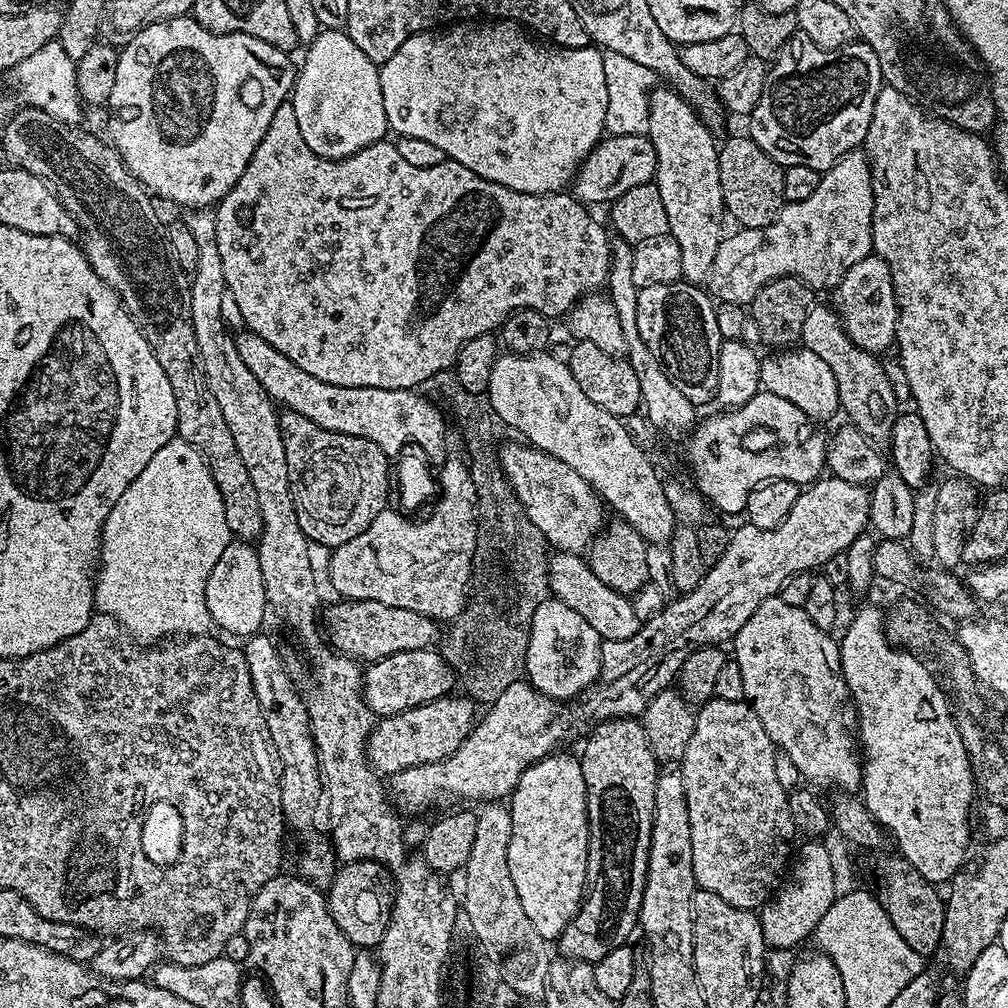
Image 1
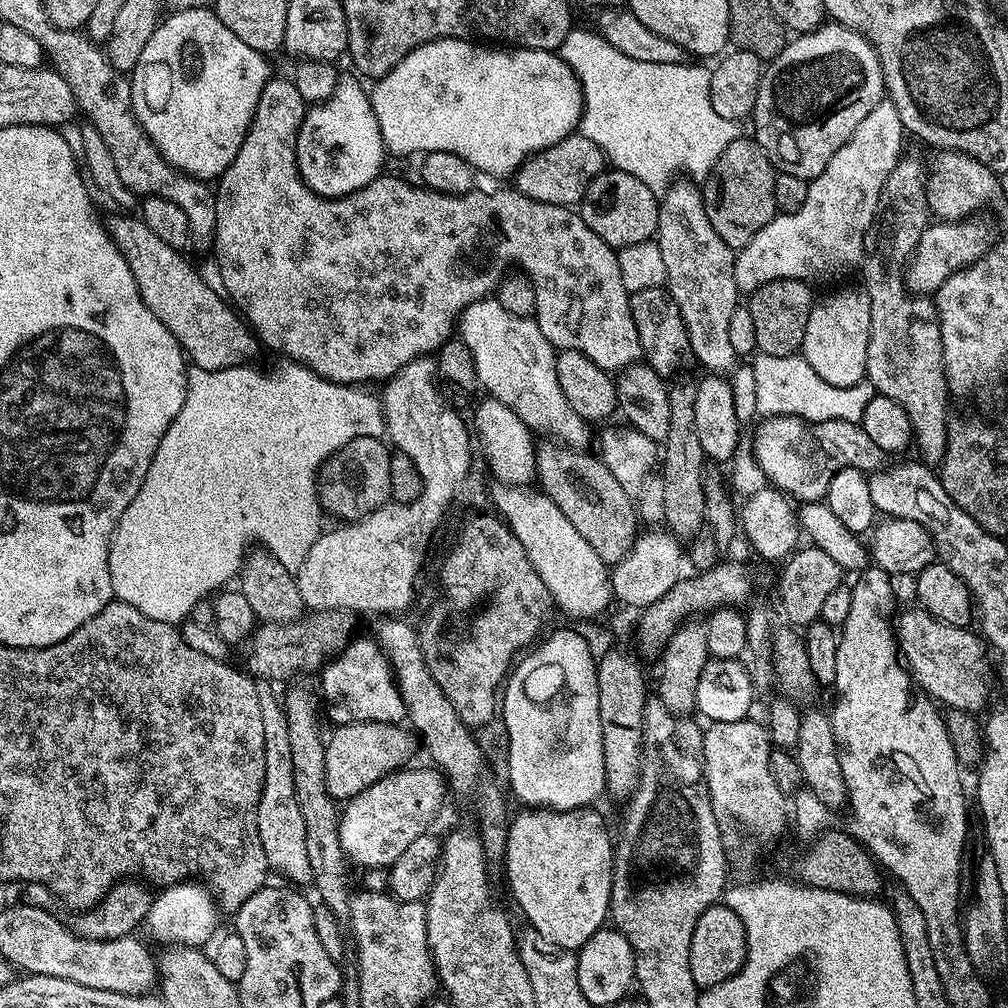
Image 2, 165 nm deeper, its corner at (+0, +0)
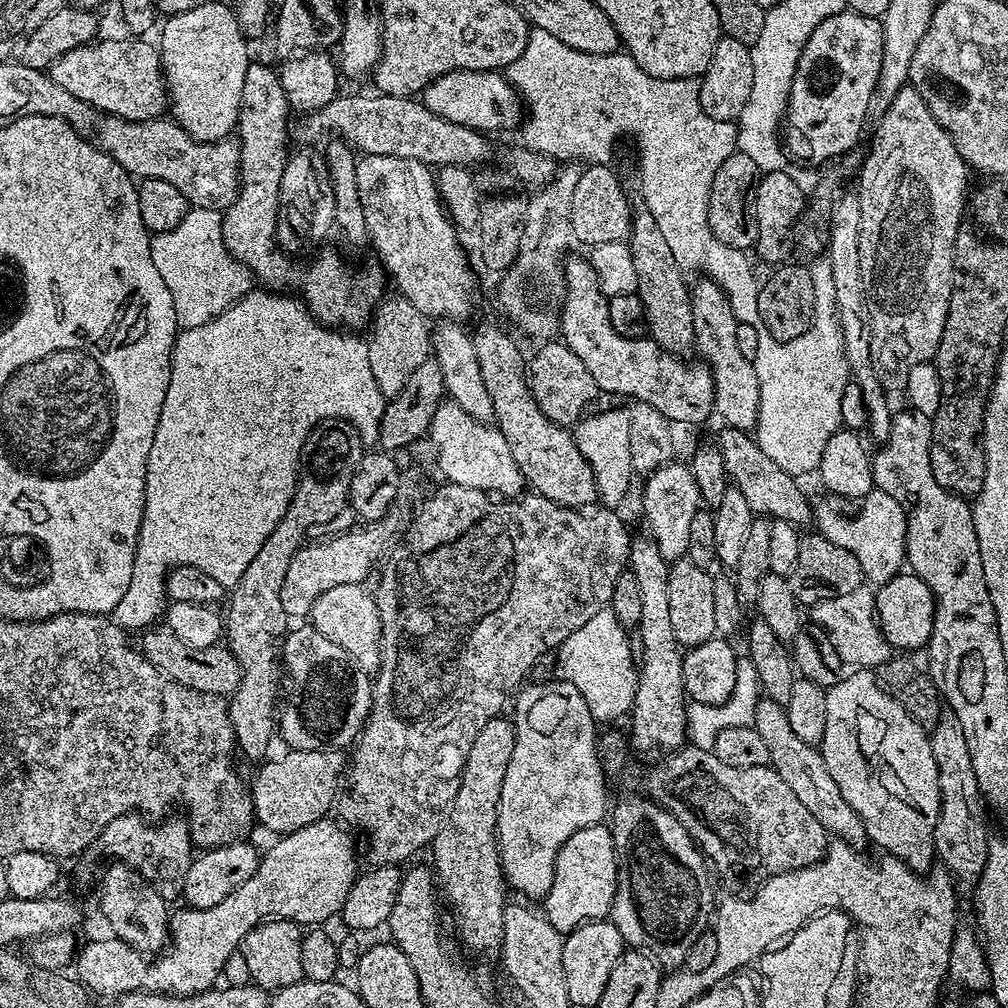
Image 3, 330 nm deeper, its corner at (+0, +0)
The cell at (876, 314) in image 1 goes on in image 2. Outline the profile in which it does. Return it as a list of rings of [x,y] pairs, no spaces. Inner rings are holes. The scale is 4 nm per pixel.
[[[984,214],[965,216],[963,220],[941,220],[929,223],[916,249],[904,269],[904,279],[919,295],[931,297],[959,268],[968,268],[975,260],[981,260],[998,239],[998,228],[995,223],[984,217]]]

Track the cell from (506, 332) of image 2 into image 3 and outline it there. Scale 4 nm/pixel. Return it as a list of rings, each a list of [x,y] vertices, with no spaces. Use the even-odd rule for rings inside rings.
[[[361,155],[356,161],[358,166],[358,194],[362,198],[362,214],[366,218],[368,227],[368,238],[371,247],[376,247],[376,252],[380,255],[379,263],[383,271],[396,282],[400,287],[399,295],[405,300],[409,300],[425,318],[433,318],[440,322],[466,322],[472,316],[472,311],[476,308],[476,276],[472,273],[472,268],[468,265],[468,256],[464,253],[464,248],[460,245],[458,229],[452,222],[452,217],[448,215],[440,198],[440,192],[436,188],[436,178],[433,169],[429,165],[411,160],[410,158],[394,158],[393,156],[365,156]]]

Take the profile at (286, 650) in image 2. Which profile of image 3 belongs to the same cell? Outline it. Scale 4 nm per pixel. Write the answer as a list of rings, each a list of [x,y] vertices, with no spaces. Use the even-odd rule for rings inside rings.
[[[148,630],[143,633],[144,644],[142,643],[142,651],[145,658],[153,664],[153,666],[168,677],[168,679],[178,682],[182,686],[186,686],[190,690],[198,690],[206,694],[214,694],[225,698],[231,697],[232,693],[240,686],[240,664],[236,661],[236,655],[229,652],[227,647],[213,646],[210,648],[195,648],[194,646],[184,645],[180,638],[167,630],[161,632],[152,632],[156,630]]]

